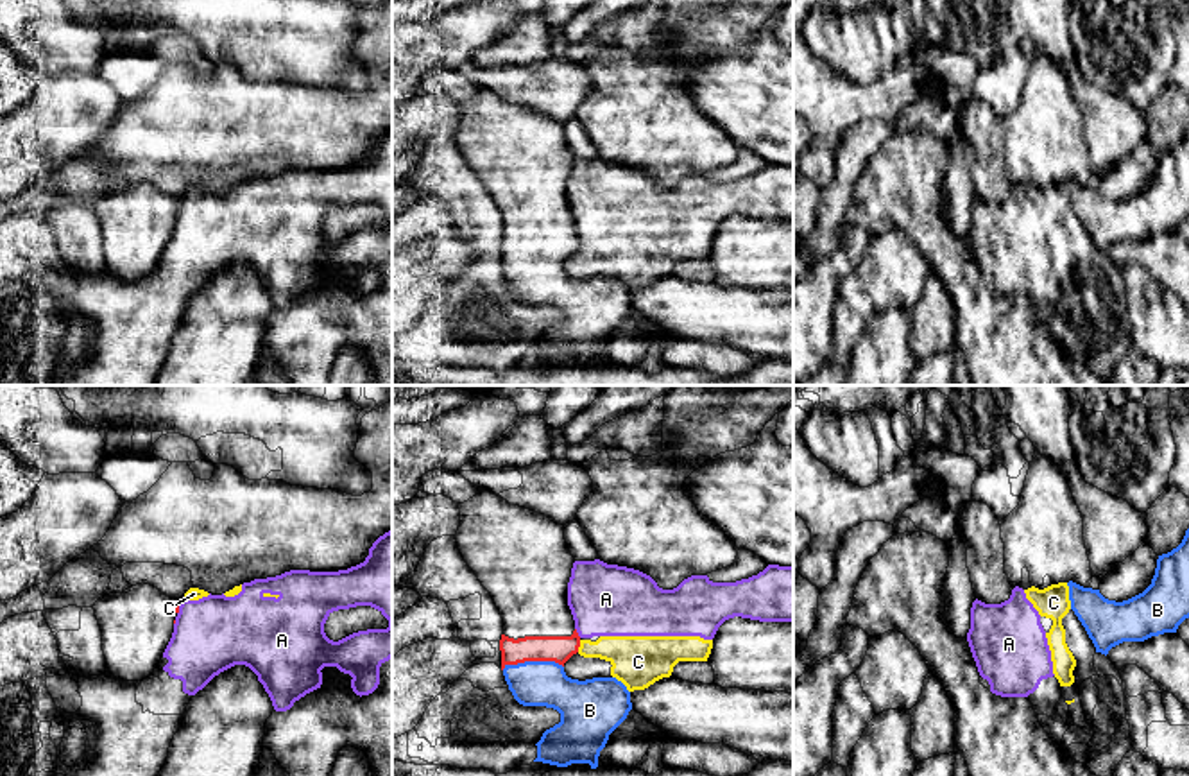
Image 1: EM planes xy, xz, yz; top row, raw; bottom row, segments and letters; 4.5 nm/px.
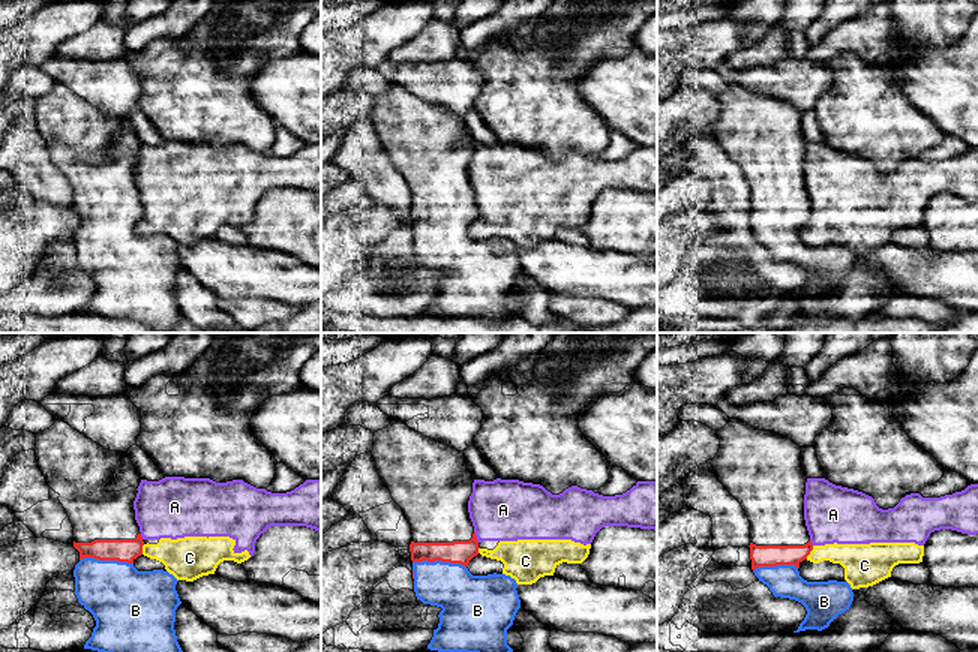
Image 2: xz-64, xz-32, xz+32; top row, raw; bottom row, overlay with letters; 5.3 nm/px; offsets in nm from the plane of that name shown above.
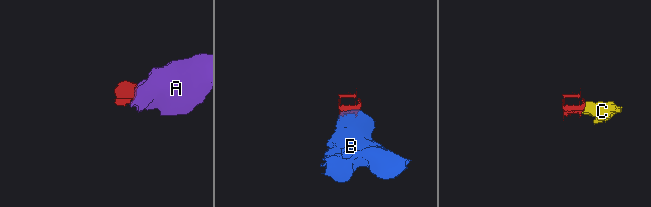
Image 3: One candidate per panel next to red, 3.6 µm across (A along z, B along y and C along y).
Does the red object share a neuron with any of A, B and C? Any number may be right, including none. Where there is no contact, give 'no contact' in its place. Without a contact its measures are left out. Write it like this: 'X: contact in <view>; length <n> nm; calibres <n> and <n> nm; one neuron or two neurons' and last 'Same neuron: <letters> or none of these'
A: contact in xz; length 50 nm; calibres 120 and 320 nm; two neurons
B: contact in xz; length 280 nm; calibres 120 and 200 nm; one neuron
C: contact in xz; length 60 nm; calibres 120 and 200 nm; two neurons
Same neuron: B

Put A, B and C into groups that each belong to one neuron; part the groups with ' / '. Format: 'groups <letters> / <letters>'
groups A C / B

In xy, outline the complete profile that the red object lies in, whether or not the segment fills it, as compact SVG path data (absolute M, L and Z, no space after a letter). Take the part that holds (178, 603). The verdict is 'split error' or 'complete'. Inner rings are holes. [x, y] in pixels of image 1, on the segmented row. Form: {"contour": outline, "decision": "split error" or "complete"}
{"contour": "M150 584L100 597L93 609L102 631L106 672L141 681L158 667L174 633L181 600Z", "decision": "split error"}

